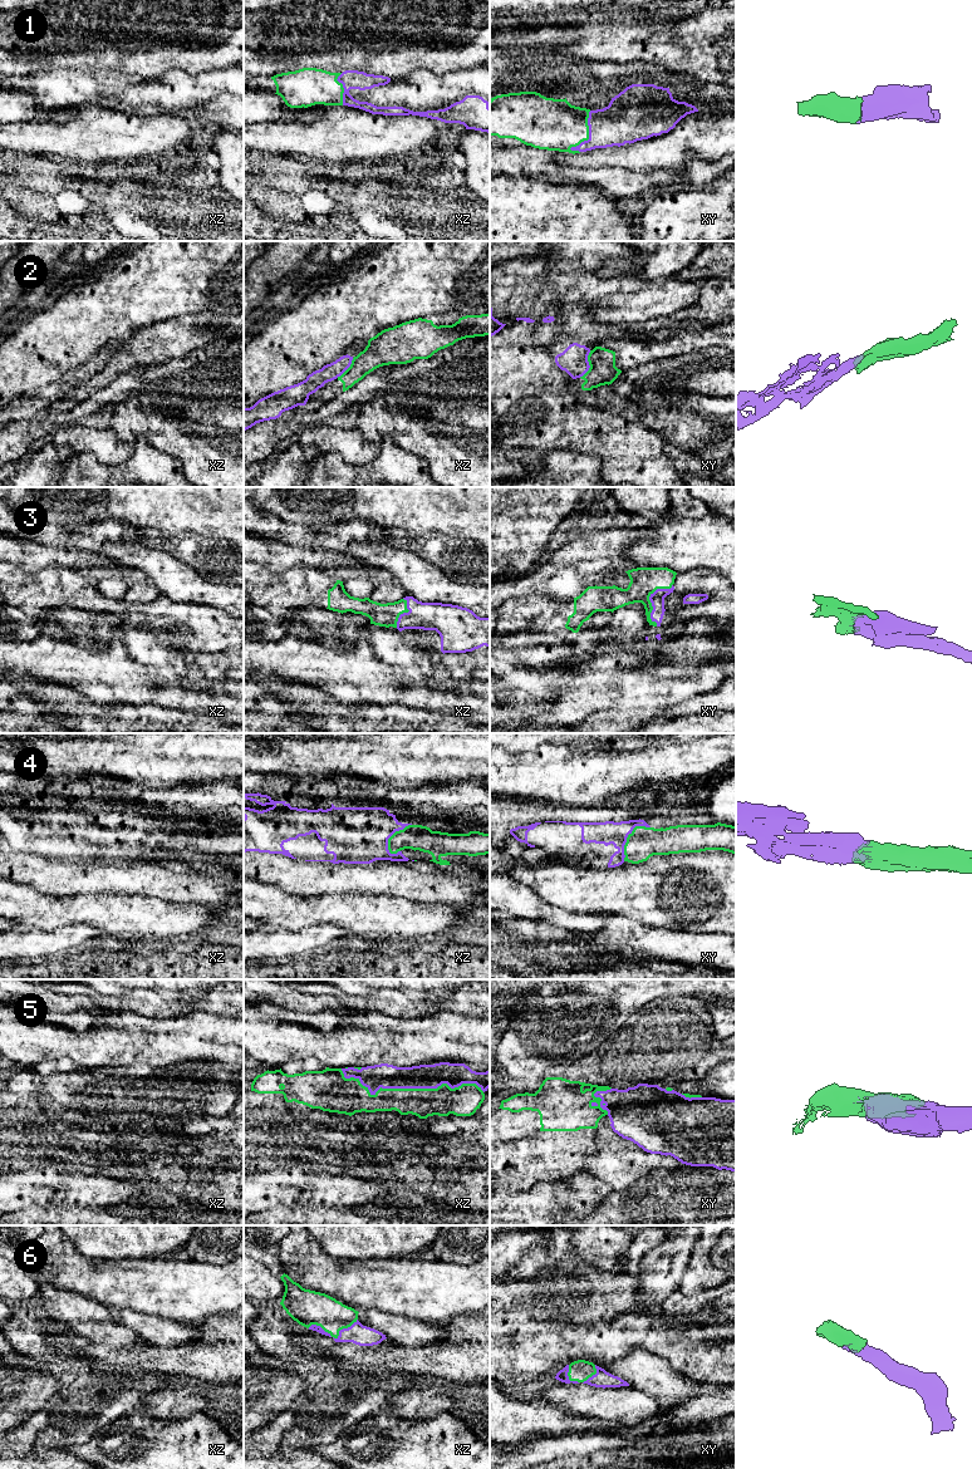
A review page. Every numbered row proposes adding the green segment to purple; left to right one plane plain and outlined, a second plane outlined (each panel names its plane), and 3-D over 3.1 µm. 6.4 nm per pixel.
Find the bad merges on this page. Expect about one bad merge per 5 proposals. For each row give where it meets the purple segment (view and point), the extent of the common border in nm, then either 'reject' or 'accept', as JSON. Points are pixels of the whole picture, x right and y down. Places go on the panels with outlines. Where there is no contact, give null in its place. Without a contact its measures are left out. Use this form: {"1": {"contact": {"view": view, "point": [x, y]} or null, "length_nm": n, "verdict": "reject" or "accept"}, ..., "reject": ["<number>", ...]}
{"1": {"contact": {"view": "xy", "point": [589, 134]}, "length_nm": 300, "verdict": "accept"}, "2": {"contact": {"view": "xy", "point": [588, 364]}, "length_nm": 190, "verdict": "reject"}, "3": {"contact": {"view": "xy", "point": [649, 599]}, "length_nm": 300, "verdict": "accept"}, "4": {"contact": {"view": "xy", "point": [627, 836]}, "length_nm": 280, "verdict": "accept"}, "5": {"contact": {"view": "xz", "point": [411, 1087]}, "length_nm": 950, "verdict": "accept"}, "6": {"contact": {"view": "xz", "point": [333, 1337]}, "length_nm": 320, "verdict": "accept"}, "reject": ["2"]}

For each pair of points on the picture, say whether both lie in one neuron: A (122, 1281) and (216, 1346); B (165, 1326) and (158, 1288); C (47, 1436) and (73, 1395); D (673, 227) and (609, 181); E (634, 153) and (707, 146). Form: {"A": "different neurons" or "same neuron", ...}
{"A": "different neurons", "B": "different neurons", "C": "same neuron", "D": "different neurons", "E": "same neuron"}

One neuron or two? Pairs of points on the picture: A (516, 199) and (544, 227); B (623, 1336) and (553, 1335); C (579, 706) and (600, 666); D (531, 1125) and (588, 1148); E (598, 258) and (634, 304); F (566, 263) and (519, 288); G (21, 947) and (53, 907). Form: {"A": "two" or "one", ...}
{"A": "one", "B": "one", "C": "one", "D": "two", "E": "one", "F": "two", "G": "two"}

